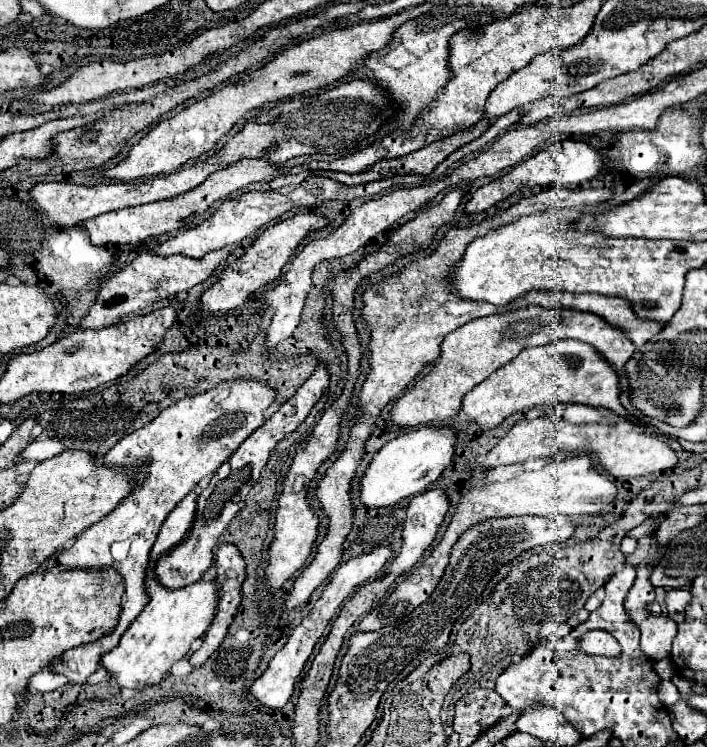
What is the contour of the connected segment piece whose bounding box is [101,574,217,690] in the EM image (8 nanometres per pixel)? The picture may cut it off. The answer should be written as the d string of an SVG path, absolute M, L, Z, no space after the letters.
M145 574L145 590L149 596L147 606L123 632L117 648L101 656L101 666L119 688L141 690L157 684L165 672L189 652L191 642L207 632L215 614L217 584L213 584L213 580L199 580L179 590L167 590Z

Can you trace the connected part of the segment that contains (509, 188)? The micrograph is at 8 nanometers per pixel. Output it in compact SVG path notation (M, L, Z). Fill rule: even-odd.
M561 140L561 142L555 142L551 144L549 148L537 152L535 156L523 160L519 166L515 166L509 174L493 180L491 184L487 186L481 186L473 196L471 200L467 202L465 206L465 212L467 214L477 214L477 212L483 212L487 208L491 208L495 202L507 198L509 194L513 194L515 190L519 190L521 186L523 188L533 188L537 184L561 184L561 186L577 186L579 182L583 180L589 180L593 176L599 174L603 162L601 162L601 156L597 150L593 150L591 146L587 146L585 142L575 142L575 140Z

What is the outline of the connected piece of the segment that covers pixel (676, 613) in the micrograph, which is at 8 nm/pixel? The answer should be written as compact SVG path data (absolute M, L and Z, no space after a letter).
M685 588L669 590L667 596L665 596L667 614L669 614L677 624L685 620L685 608L687 608L687 604L689 604L689 598L691 598L691 592L685 590Z

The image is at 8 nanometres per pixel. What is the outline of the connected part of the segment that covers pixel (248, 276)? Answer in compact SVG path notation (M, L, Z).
M299 214L293 216L289 220L283 220L271 228L267 228L261 236L257 236L245 250L243 256L239 256L235 262L227 264L221 272L221 276L217 278L215 284L211 284L211 288L207 288L201 298L199 298L199 306L197 306L197 314L215 314L215 312L227 312L233 310L237 306L241 306L251 292L259 290L263 284L273 282L279 274L281 268L287 264L287 260L291 258L291 254L295 252L297 244L313 230L319 230L325 226L325 220L317 214Z

